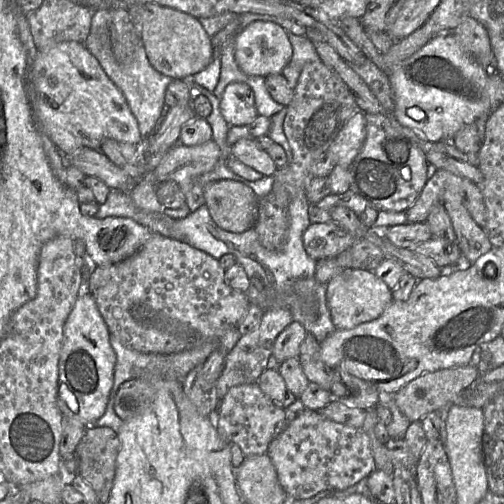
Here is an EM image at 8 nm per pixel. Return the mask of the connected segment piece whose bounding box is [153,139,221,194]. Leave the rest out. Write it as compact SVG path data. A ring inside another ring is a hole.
M212 139L195 146L177 144L153 170L155 184L173 180L187 194L197 184L197 179L212 171L220 161L221 150Z

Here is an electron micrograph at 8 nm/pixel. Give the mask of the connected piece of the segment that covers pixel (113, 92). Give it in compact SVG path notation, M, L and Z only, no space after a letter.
M61 42L37 53L34 59L29 102L41 132L49 137L65 157L80 148L100 150L107 139L133 145L141 141L138 123L133 116L123 93L109 79L98 60L88 51L84 43Z

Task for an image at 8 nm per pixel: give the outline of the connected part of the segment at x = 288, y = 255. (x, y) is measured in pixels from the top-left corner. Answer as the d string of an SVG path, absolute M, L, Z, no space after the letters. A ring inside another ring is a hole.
M299 192L288 206L288 234L286 243L280 251L270 251L263 247L254 228L243 233L228 232L218 227L203 205L182 219L172 219L159 212L165 225L179 233L181 242L201 250L219 260L225 254L233 254L236 262L245 270L249 279L249 291L253 303L264 309L264 314L257 329L241 337L227 354L223 372L216 382L217 395L222 400L233 386L256 383L267 369L267 363L273 353L273 346L278 335L293 321L291 310L282 304L282 298L289 285L296 279L314 277L317 261L306 252L303 235L310 226L309 202L303 192Z

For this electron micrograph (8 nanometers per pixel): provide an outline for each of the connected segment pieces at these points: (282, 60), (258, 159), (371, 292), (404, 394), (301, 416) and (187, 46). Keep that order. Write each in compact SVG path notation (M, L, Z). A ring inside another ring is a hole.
M255 21L245 27L235 37L235 61L240 70L250 76L266 78L281 74L293 54L288 32L274 22Z
M243 138L236 141L231 146L231 154L264 176L274 176L278 170L273 159L257 145L254 138Z
M345 269L327 284L327 304L335 329L351 329L377 319L392 302L392 290L373 272Z
M471 364L428 373L405 385L393 396L394 401L411 422L421 421L427 414L438 412L447 403L460 397L460 394L479 377L479 374L479 369Z
M309 409L288 417L287 426L269 444L266 454L290 500L311 498L322 491L347 489L377 469L369 437L362 429L333 422Z
M154 3L128 6L137 10L142 24L140 37L151 66L174 80L191 79L213 60L214 46L200 20L184 12Z

